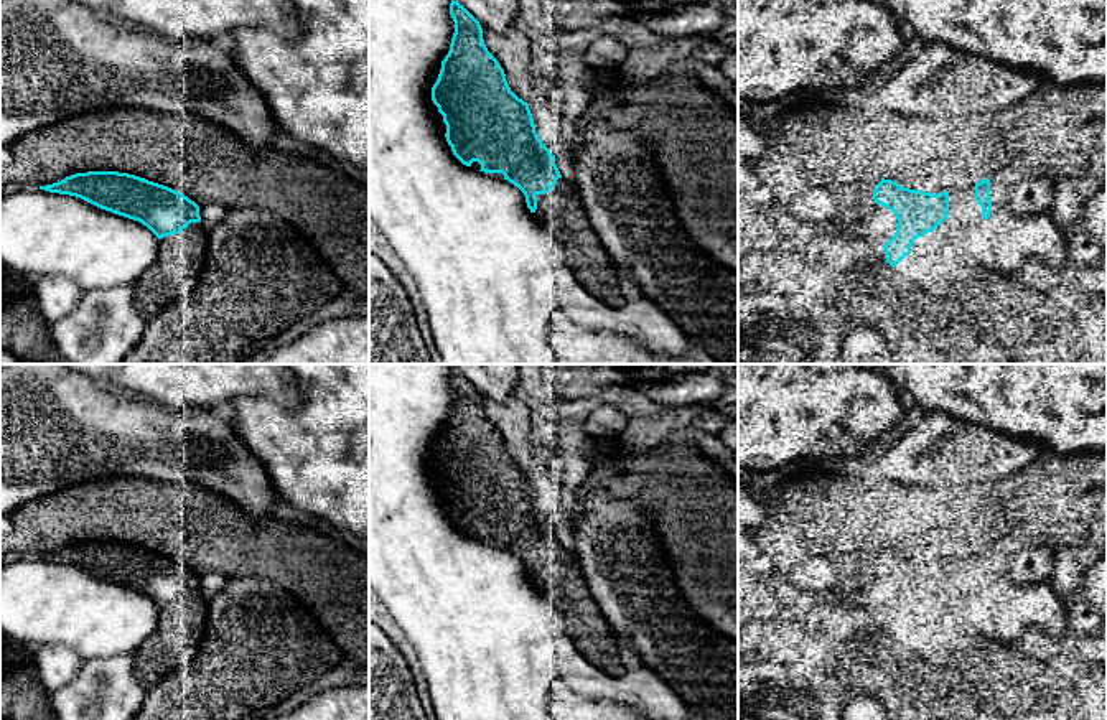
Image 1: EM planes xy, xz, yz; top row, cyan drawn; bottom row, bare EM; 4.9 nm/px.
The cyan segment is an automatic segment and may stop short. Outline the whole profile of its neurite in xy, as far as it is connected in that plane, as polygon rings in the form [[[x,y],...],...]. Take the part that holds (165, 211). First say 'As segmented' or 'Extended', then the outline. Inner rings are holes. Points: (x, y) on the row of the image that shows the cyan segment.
Extended. [[[119,171],[76,173],[40,189],[76,196],[138,221],[160,239],[155,264],[132,285],[135,310],[145,321],[194,288],[204,265],[208,231],[199,206],[188,196]]]

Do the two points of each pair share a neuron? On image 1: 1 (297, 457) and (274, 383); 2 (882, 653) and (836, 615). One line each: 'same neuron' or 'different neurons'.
1: different neurons
2: same neuron

